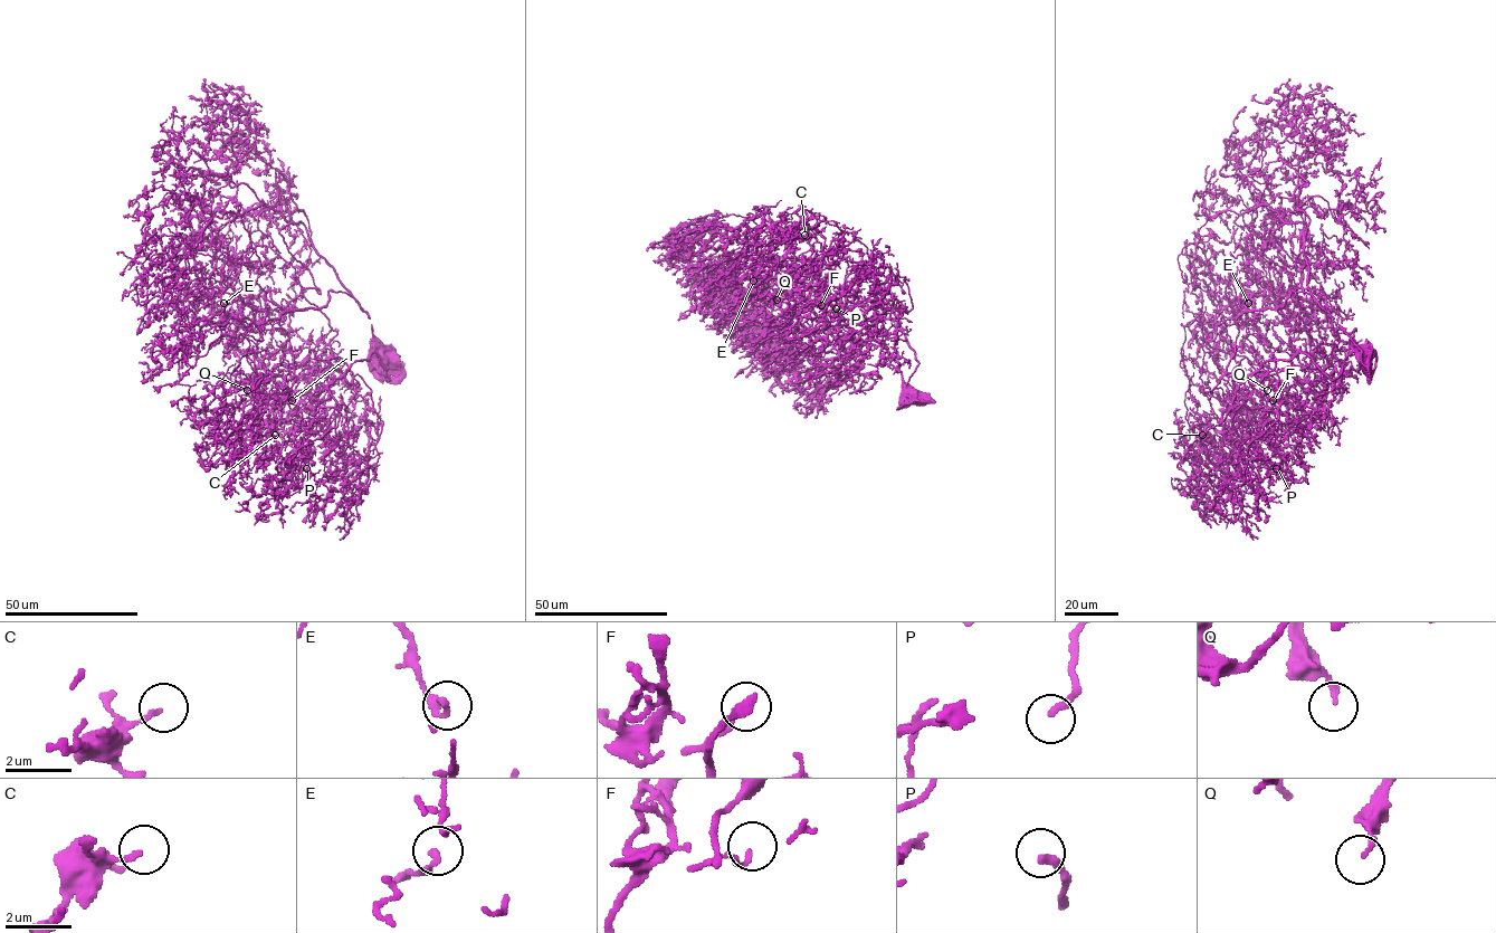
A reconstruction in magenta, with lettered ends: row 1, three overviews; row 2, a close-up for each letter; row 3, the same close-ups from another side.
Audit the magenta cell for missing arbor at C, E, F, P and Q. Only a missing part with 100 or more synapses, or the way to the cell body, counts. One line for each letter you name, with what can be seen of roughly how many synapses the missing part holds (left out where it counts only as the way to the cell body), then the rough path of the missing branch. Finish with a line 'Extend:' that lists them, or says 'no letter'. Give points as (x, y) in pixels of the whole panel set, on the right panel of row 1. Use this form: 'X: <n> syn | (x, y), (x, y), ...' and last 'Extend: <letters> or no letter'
Extend: no letter

